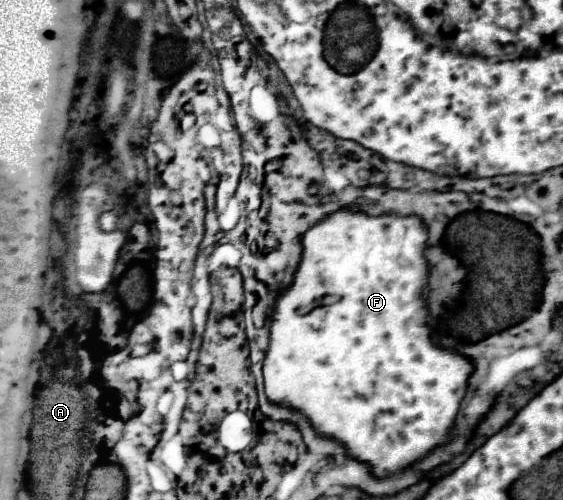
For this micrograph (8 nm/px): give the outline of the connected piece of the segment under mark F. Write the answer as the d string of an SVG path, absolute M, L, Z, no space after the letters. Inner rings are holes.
M340 208L332 214L328 214L326 218L322 218L320 222L316 222L314 226L310 226L302 234L302 256L300 256L300 264L294 272L294 280L290 286L286 286L278 292L278 296L274 300L274 308L268 316L270 344L266 350L264 364L262 364L264 392L266 392L268 402L276 404L276 406L292 408L292 410L304 414L320 436L332 438L338 444L342 444L346 448L346 454L358 462L368 464L372 476L376 476L376 478L386 478L386 476L398 474L398 472L410 468L414 462L428 456L428 452L432 452L438 446L442 446L444 442L448 442L450 430L456 424L460 402L468 388L468 378L474 372L474 364L468 356L440 348L432 342L432 328L428 324L428 302L418 302L418 292L420 294L424 292L424 288L428 286L428 274L430 274L430 264L426 260L426 244L428 244L428 228L420 220L420 216L404 216L404 218L394 216L394 214L368 216L364 210ZM384 244L390 244L390 248L386 252L384 252ZM326 294L336 294L338 300L328 306L314 304L314 302L320 302Z

